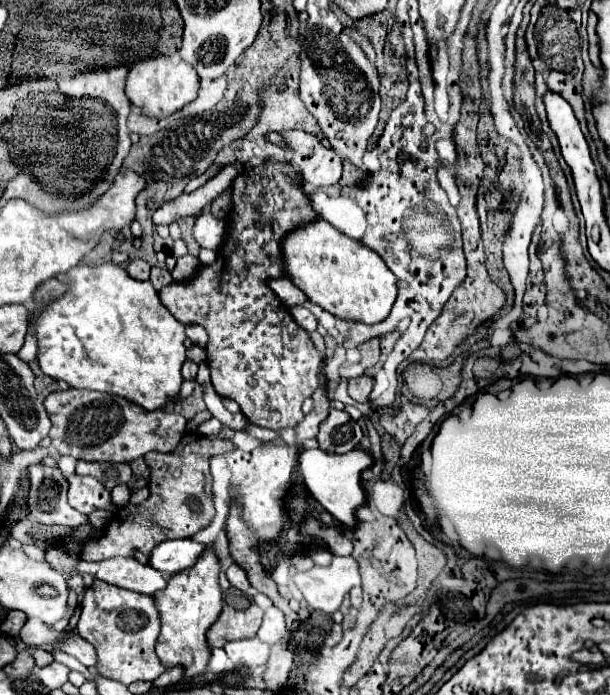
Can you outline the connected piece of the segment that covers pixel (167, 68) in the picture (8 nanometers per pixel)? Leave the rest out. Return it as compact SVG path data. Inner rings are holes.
M165 55L155 57L155 59L137 61L129 71L127 87L125 87L129 101L133 105L141 107L143 113L149 117L167 117L171 113L183 109L193 99L197 99L197 91L199 91L197 71L191 65L187 65L185 61L181 61L181 59L175 61Z

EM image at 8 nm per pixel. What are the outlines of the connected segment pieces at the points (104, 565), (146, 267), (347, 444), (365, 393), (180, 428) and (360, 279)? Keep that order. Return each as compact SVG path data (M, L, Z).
M113 557L101 563L81 561L81 565L77 565L77 573L91 573L105 583L145 595L153 595L167 585L165 577L157 569L139 563L135 557Z
M135 259L127 265L127 273L135 279L141 279L141 281L147 281L149 279L149 271L151 271L151 265L141 261L141 259Z
M331 409L329 417L321 423L321 431L317 435L319 447L327 453L349 453L359 445L363 437L361 427L347 411Z
M369 375L349 379L349 397L359 403L365 403L369 399L371 389L373 389L373 379Z
M67 389L47 395L45 409L53 423L49 437L59 455L71 455L83 461L123 463L143 457L149 451L169 453L185 435L187 419L179 413L147 411L123 397L99 391Z
M325 219L289 231L281 241L281 253L291 283L299 287L311 303L323 307L331 315L361 323L379 323L389 315L397 297L395 275L375 251L343 235Z

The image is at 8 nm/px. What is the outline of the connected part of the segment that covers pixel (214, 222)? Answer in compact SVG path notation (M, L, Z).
M203 209L203 213L195 221L193 235L195 235L195 239L197 239L197 243L201 247L211 249L211 251L217 251L219 245L221 245L221 241L225 243L225 237L227 237L227 221L217 219L217 217L211 215L209 209Z

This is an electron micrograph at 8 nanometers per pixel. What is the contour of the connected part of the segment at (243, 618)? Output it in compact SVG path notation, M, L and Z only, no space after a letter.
M225 603L219 619L207 631L207 641L211 647L223 647L225 643L235 639L255 637L261 627L261 621L263 611L257 607L257 603L251 603L243 611L237 611Z

